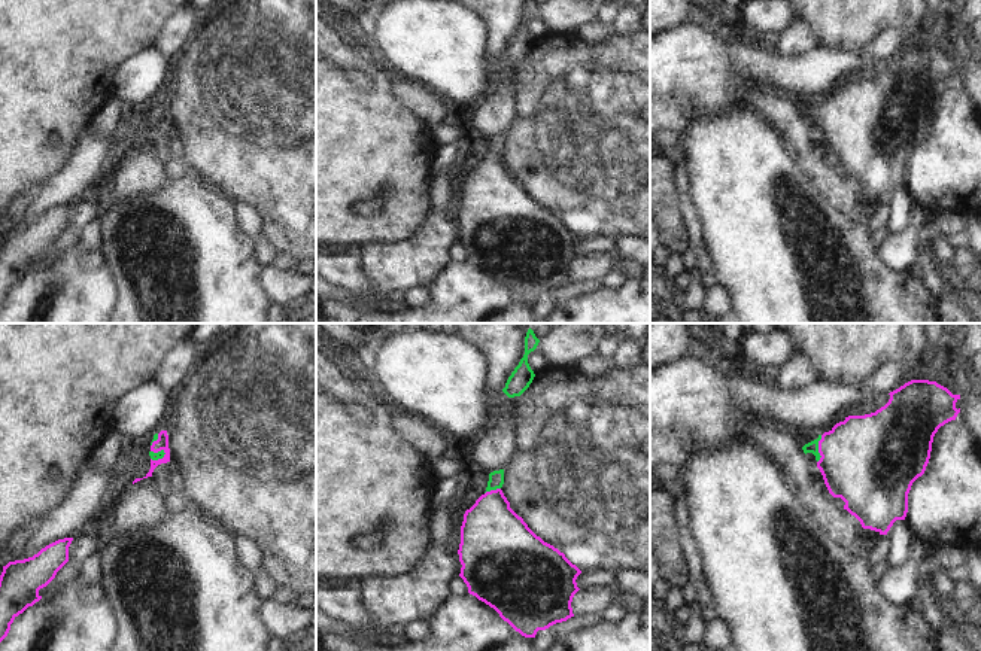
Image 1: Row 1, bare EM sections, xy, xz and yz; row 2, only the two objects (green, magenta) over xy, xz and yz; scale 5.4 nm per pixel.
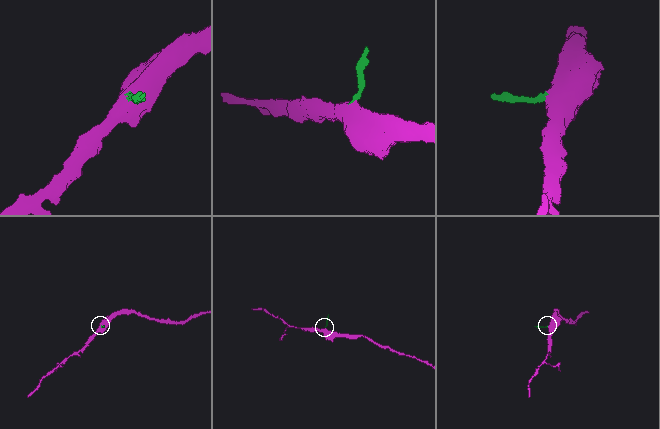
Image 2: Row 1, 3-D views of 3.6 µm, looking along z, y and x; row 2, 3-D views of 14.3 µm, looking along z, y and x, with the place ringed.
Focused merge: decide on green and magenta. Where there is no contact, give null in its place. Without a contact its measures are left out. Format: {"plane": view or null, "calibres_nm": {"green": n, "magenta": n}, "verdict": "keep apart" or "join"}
{"plane": "yz", "calibres_nm": {"green": 60, "magenta": 460}, "verdict": "join"}

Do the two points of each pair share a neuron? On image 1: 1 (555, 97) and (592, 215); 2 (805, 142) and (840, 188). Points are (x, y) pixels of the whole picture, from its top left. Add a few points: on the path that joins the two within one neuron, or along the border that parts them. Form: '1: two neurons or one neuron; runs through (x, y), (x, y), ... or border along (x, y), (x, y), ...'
1: one neuron; runs through (585, 127), (592, 134), (592, 185)
2: one neuron; runs through (808, 154), (828, 176)

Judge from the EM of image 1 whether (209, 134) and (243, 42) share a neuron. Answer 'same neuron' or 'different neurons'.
same neuron

